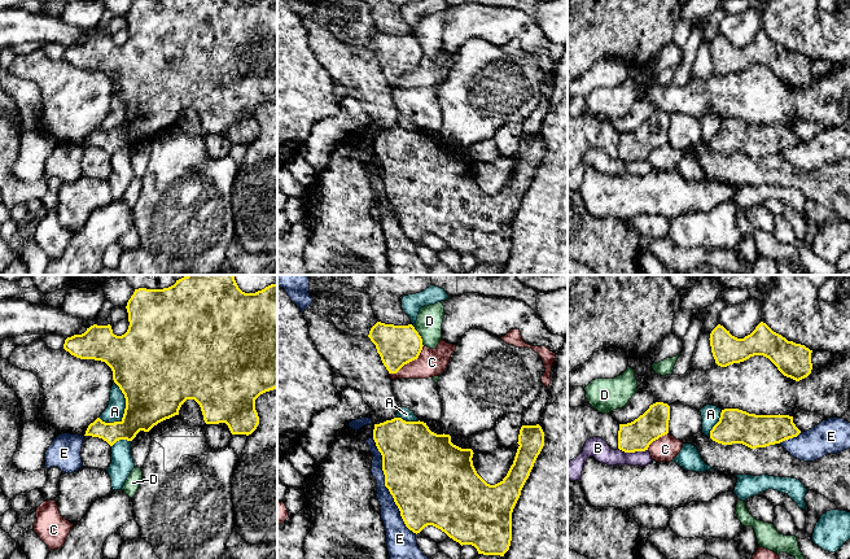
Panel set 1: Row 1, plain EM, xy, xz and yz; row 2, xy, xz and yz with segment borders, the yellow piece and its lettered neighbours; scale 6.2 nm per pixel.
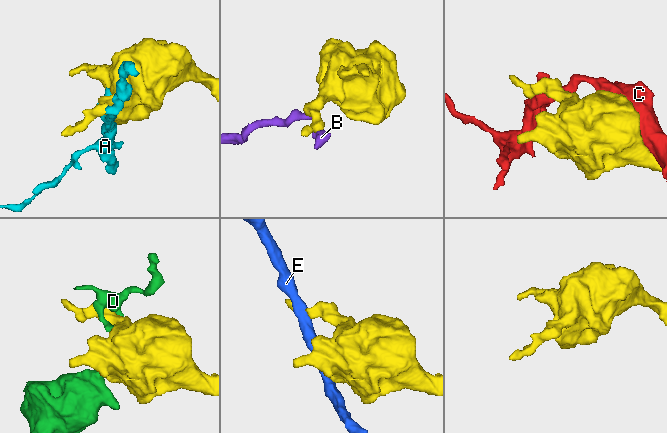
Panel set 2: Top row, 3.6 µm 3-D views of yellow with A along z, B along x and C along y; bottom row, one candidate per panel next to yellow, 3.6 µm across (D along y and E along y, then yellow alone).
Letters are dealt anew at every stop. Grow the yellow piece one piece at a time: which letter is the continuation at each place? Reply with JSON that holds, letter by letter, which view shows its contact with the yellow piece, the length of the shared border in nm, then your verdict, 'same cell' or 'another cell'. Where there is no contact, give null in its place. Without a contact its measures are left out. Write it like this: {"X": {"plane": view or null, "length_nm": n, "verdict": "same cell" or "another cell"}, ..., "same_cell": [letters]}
{"A": {"plane": "xy", "length_nm": 280, "verdict": "another cell"}, "B": {"plane": "yz", "length_nm": 180, "verdict": "another cell"}, "C": {"plane": "xz", "length_nm": 280, "verdict": "another cell"}, "D": {"plane": "xz", "length_nm": 160, "verdict": "another cell"}, "E": {"plane": "xz", "length_nm": 650, "verdict": "another cell"}, "same_cell": []}

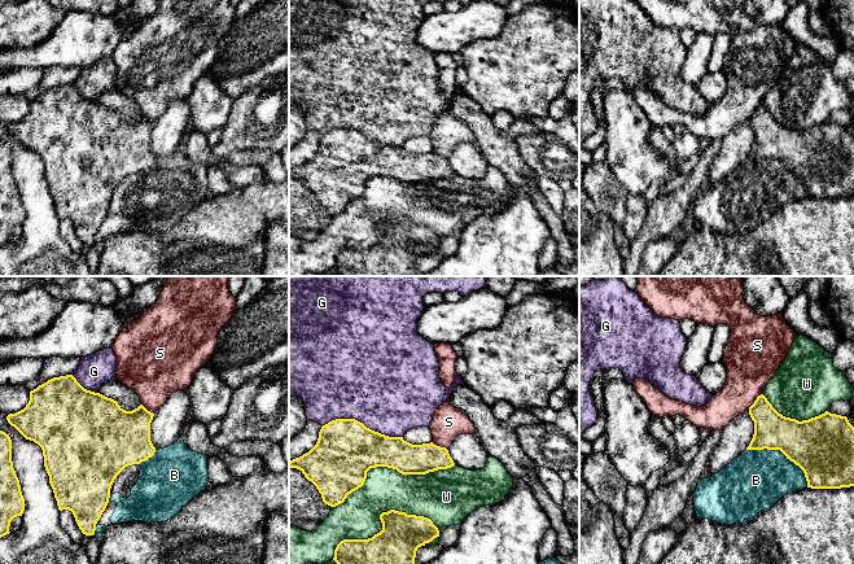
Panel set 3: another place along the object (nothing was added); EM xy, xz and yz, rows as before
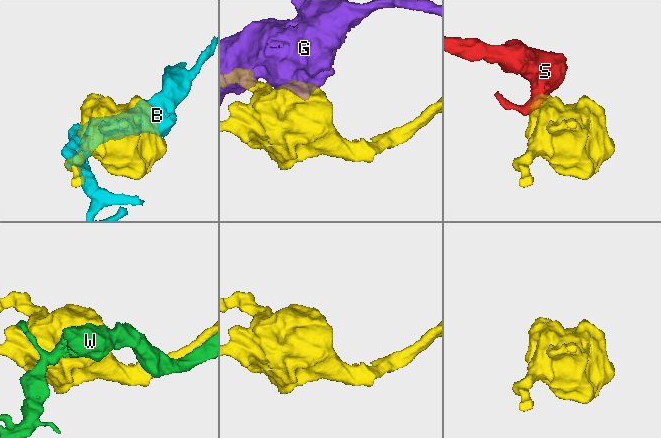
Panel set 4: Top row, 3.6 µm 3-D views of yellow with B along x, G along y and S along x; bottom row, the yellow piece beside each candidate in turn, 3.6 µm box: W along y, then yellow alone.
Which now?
{"B": {"plane": "yz", "length_nm": 440, "verdict": "another cell"}, "G": {"plane": "xz", "length_nm": 500, "verdict": "another cell"}, "S": {"plane": "yz", "length_nm": 130, "verdict": "another cell"}, "W": {"plane": "xz", "length_nm": 700, "verdict": "another cell"}, "same_cell": []}

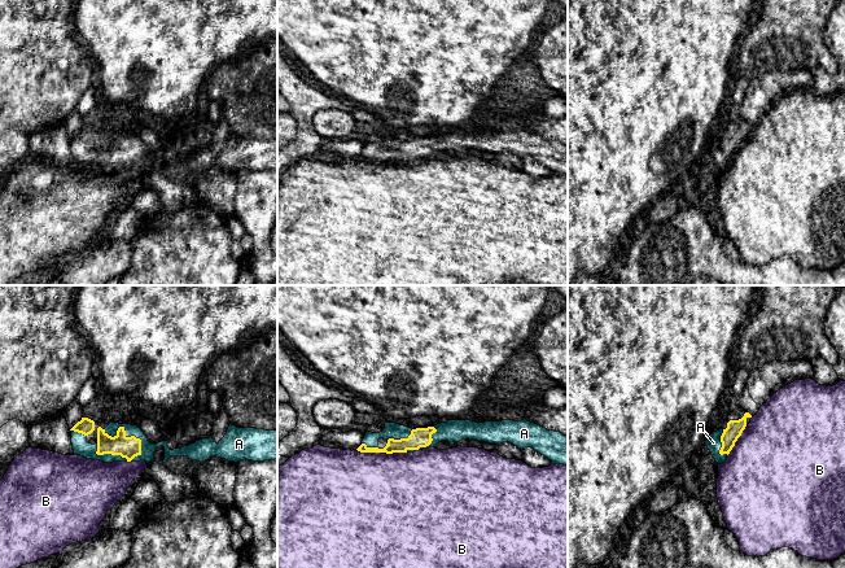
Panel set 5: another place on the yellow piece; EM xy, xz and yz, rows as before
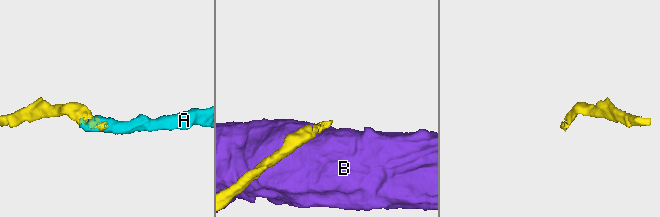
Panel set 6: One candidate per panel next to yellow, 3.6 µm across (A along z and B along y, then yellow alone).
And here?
{"A": {"plane": "xy", "length_nm": 280, "verdict": "same cell"}, "B": {"plane": "xz", "length_nm": 320, "verdict": "another cell"}, "same_cell": ["A"]}

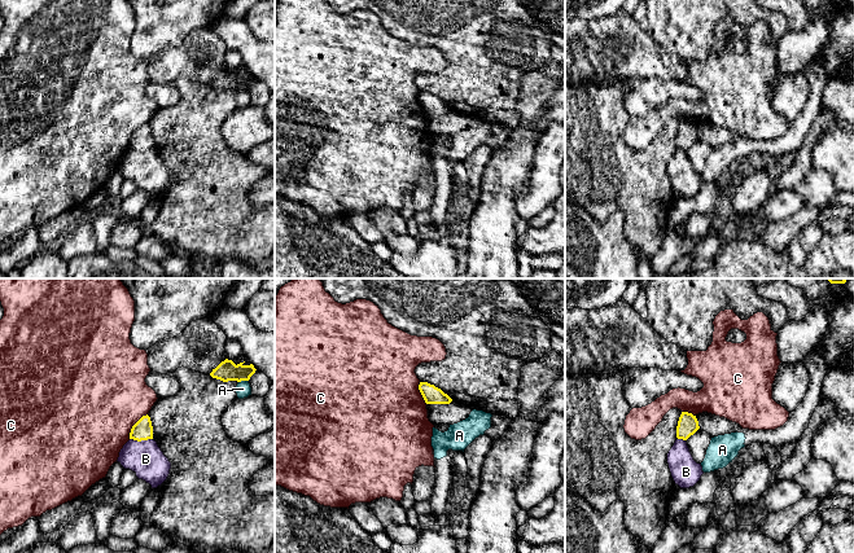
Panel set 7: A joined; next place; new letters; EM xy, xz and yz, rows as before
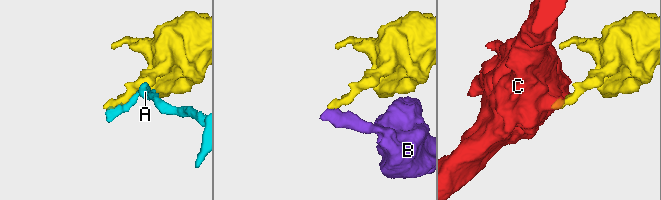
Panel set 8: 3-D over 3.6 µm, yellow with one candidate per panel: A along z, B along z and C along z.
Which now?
{"A": {"plane": "xy", "length_nm": 70, "verdict": "another cell"}, "B": {"plane": "xy", "length_nm": 140, "verdict": "another cell"}, "C": {"plane": "xy", "length_nm": 200, "verdict": "another cell"}, "same_cell": []}

